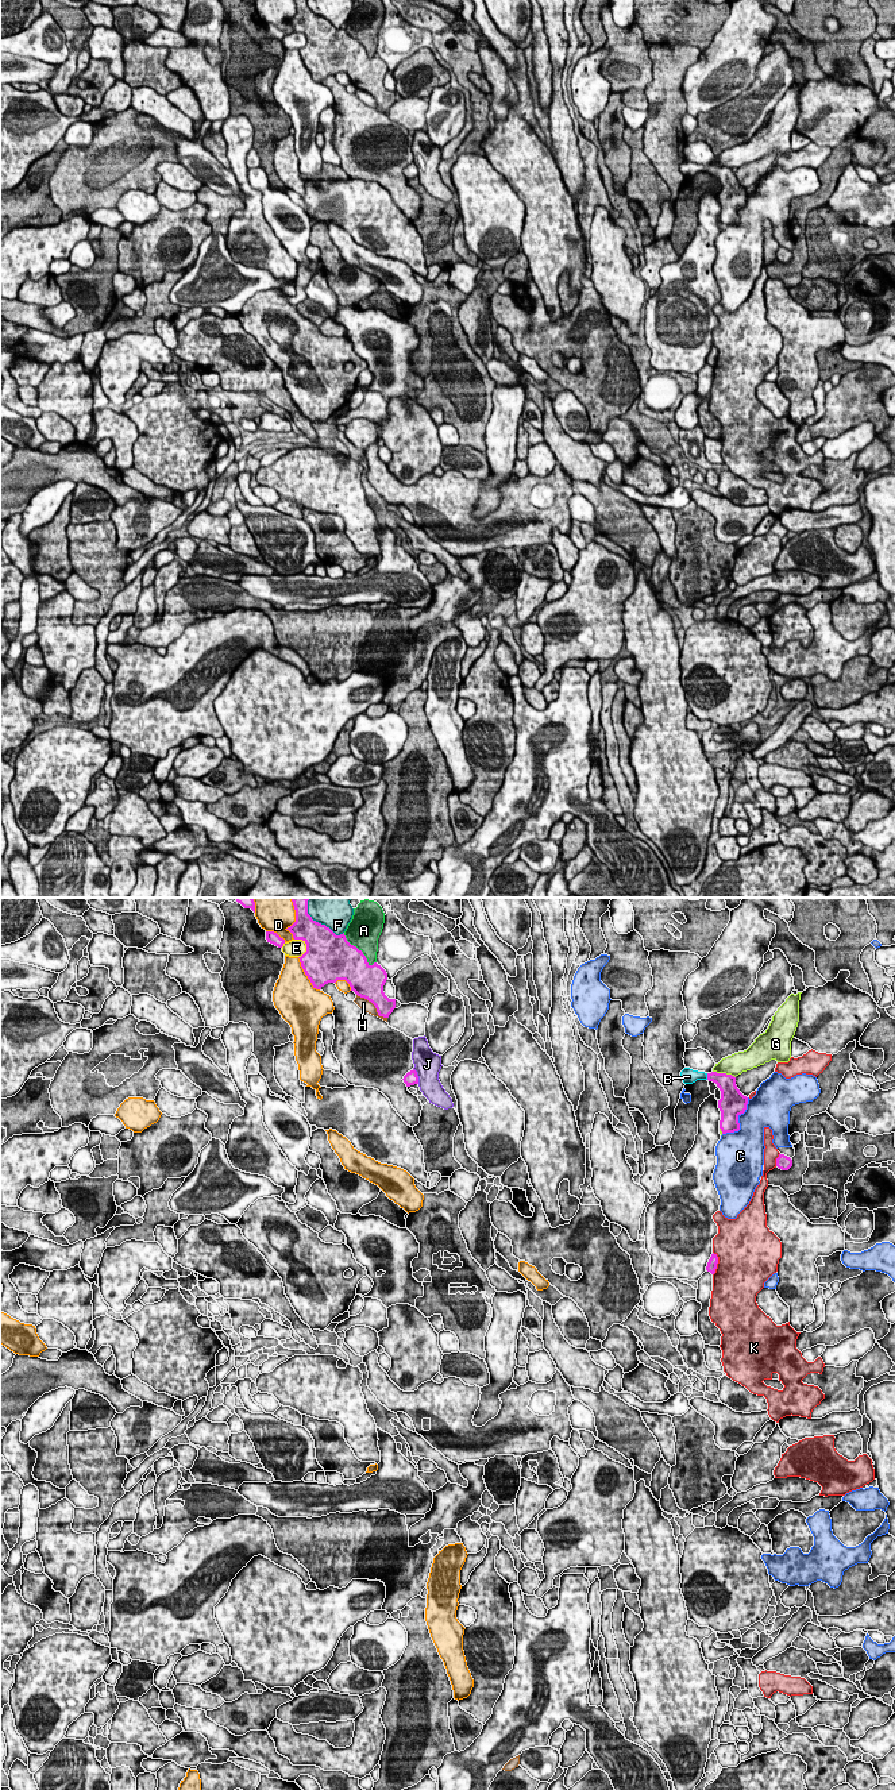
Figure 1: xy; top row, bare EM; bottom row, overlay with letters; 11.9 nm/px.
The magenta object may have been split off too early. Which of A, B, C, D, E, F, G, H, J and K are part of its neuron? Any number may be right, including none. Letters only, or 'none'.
B

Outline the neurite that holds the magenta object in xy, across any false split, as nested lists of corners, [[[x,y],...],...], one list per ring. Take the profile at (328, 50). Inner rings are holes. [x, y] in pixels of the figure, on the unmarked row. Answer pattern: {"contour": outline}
{"contour": [[[294,0],[294,3],[296,15],[286,23],[293,27],[294,32],[302,32],[306,36],[306,45],[298,51],[313,81],[321,82],[328,76],[346,73],[351,84],[375,99],[379,109],[389,111],[396,101],[396,92],[389,92],[383,85],[383,78],[387,73],[386,63],[377,55],[370,58],[363,45],[351,38],[344,26],[336,28],[325,18],[313,13],[308,7],[308,0]]]}

